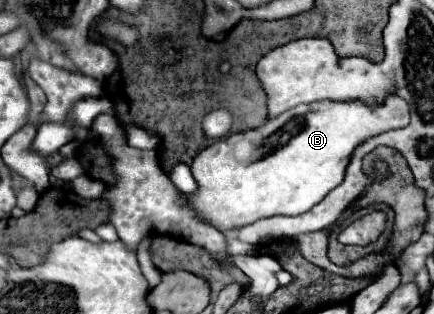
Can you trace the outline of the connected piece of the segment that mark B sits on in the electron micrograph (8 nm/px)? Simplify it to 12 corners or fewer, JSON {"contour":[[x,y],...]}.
{"contour":[[387,97],[297,105],[201,149],[189,209],[221,231],[301,215],[361,141]]}

